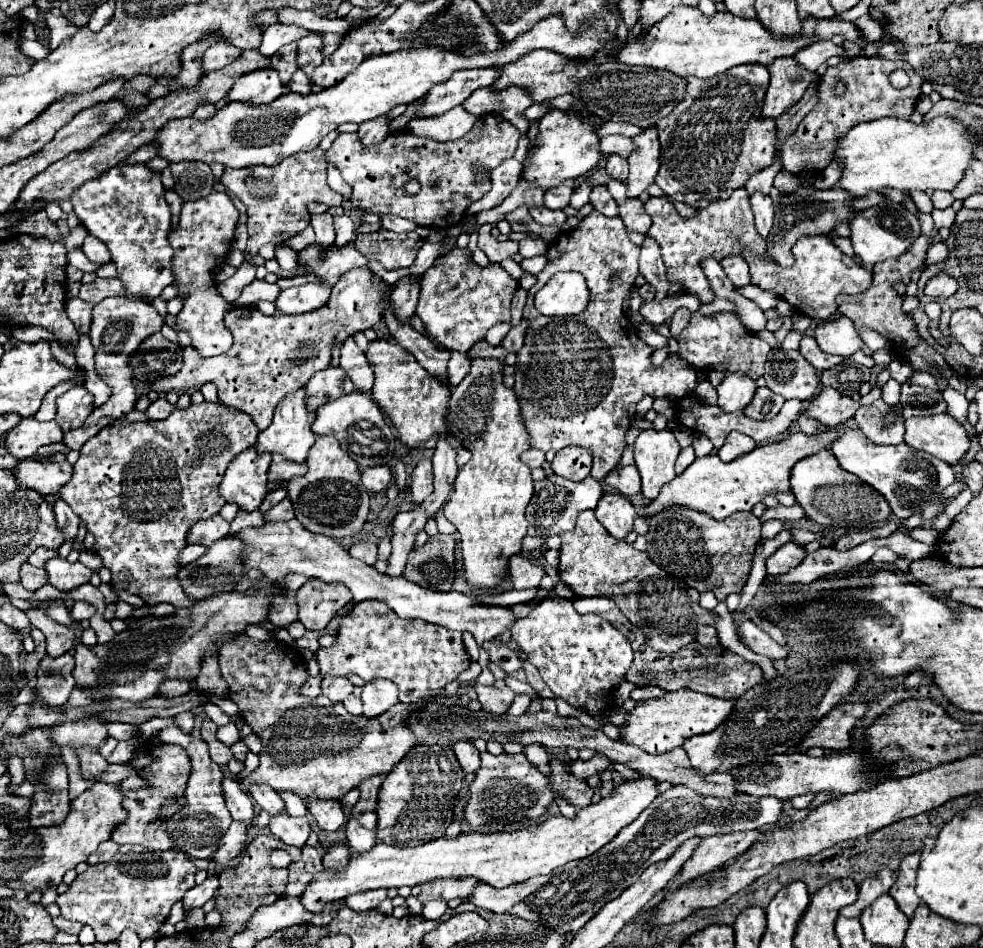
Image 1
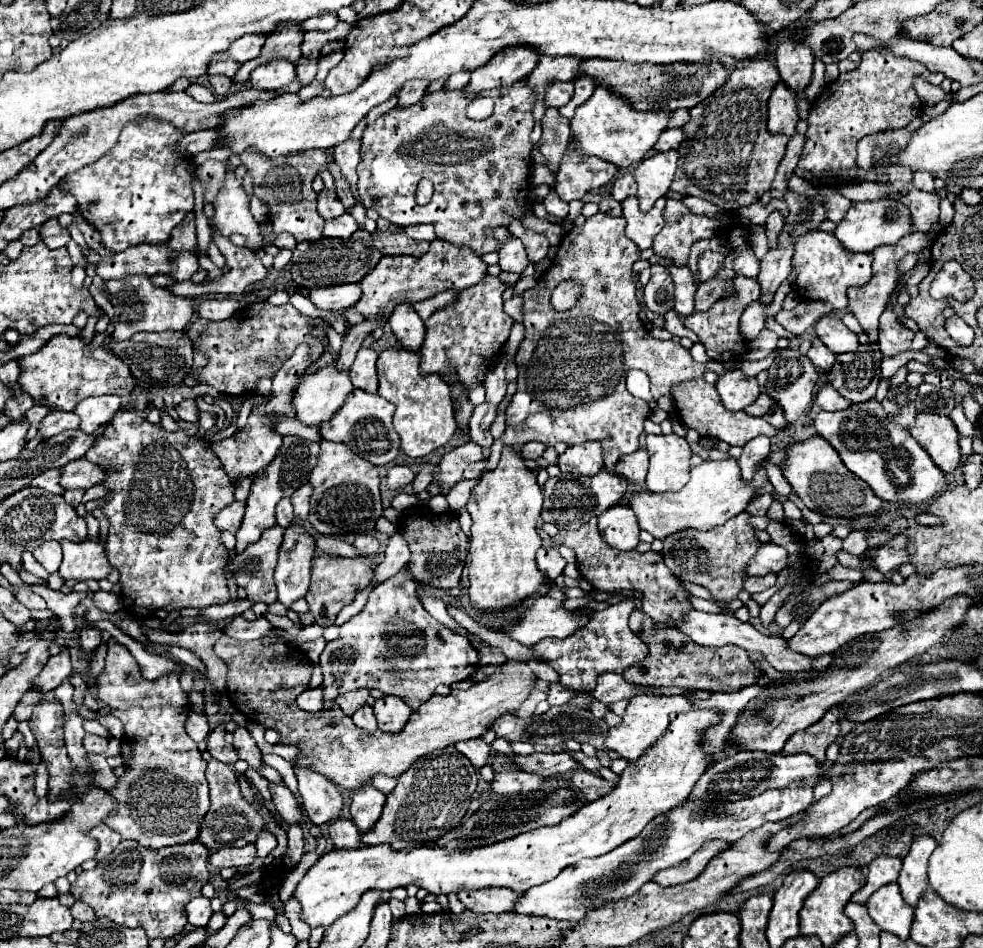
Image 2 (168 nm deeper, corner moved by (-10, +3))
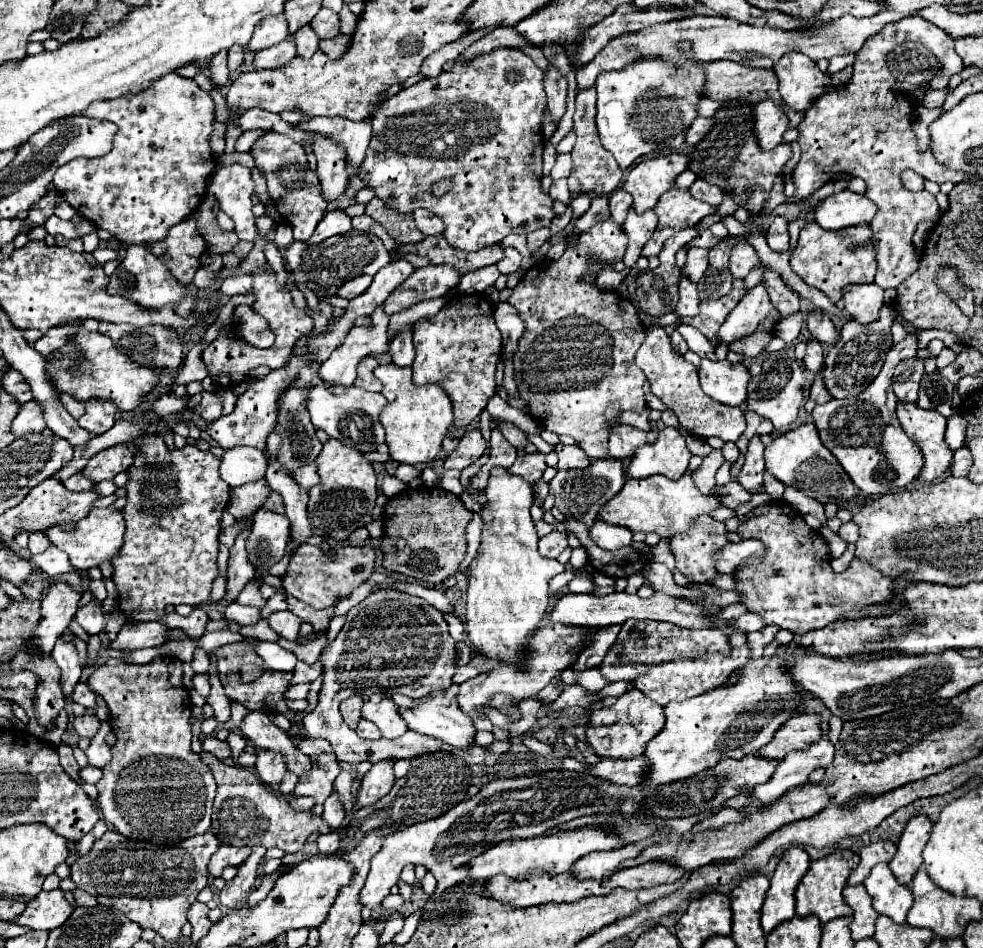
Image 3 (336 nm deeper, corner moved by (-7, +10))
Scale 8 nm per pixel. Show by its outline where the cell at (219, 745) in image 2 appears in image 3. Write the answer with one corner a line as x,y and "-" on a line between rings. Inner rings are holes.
208,736
208,738
202,742
202,750
204,750
204,752
210,752
210,754
216,756
218,760
226,760
226,758
230,758
230,754
232,754
228,742
222,742
222,740
214,738
214,736

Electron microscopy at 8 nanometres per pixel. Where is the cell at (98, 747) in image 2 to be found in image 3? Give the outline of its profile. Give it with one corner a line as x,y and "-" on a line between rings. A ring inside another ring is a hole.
86,710
82,716
76,716
76,718
74,718
72,726
74,726
74,730
78,732
80,738
82,738
82,736
94,738
94,734
96,734
98,728
100,728
100,720
98,720
98,716
96,716
94,712

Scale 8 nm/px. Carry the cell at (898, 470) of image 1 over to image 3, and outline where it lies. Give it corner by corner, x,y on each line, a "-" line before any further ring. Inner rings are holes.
920,330
908,332
902,342
892,346
882,372
862,394
848,400
830,400
812,410
814,426
822,444
836,456
854,486
868,496
882,496
904,488
912,484
922,470
922,452
896,420
896,396
892,392
892,372
902,358
916,356
918,332

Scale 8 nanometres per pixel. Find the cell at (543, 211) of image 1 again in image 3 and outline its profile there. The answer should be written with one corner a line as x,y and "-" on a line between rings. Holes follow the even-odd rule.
566,178
552,182
548,194
550,194
552,200
560,200
560,202
564,202
564,204
570,204
570,200
572,200
572,198
570,198
570,190
568,190
568,180
566,180

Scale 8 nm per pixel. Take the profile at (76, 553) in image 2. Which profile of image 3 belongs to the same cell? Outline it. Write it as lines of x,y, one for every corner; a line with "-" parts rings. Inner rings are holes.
114,506
108,508
94,508
86,518
78,524
70,526
52,526
44,530
46,538
60,550
64,550
70,558
70,564
76,570
88,570
92,566
100,566
100,562
110,560
124,544
124,514

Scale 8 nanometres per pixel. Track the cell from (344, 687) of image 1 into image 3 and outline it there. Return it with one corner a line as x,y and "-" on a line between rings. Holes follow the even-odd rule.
354,694
350,696
348,700
344,700
340,704
340,714
344,718
344,722
354,730
360,722
360,710
362,710
362,704
364,704
364,698
360,694

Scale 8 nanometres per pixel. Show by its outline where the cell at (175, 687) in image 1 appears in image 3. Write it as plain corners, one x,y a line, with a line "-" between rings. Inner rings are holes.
108,658
104,666
98,666
94,670
94,674
88,678
88,686
92,688
92,692
96,692
98,696
102,696
108,704
108,710
110,710
110,726
112,726
112,732
116,736
116,744
112,746
112,758
110,762
102,768
102,778
96,782
96,788
98,788
98,804
100,804
100,810
104,814
104,820
114,828
118,830
120,834
124,834
126,838
132,838
132,840
142,840
142,842
152,842
152,844
162,844
162,846
170,846
170,844
178,844
186,838
192,838
196,834
204,834
206,830
210,830
210,824
212,824
212,802
214,802
214,794
216,794
216,782
214,782
214,776
212,776
212,770
202,764
200,756
192,752
190,744
192,744
192,728
190,728
190,714
192,714
192,702
190,702
190,696
184,688
178,688
178,686
172,686
168,682
168,660
166,658
156,658
154,662
150,664
144,664
144,666
136,666
136,664
124,664
122,660
114,660
114,658

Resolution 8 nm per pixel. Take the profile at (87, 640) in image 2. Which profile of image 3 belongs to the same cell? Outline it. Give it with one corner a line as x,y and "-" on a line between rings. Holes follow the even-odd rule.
96,600
88,602
86,606
82,606
78,612
76,612
76,622
92,636
92,634
100,634
106,626
106,620
104,620
104,614
102,614
102,608

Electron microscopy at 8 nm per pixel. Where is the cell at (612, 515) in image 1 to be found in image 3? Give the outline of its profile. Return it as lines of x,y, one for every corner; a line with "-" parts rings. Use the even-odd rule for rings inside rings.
596,520
594,526
590,528
590,538
602,550
618,550
622,546
630,546
632,532
622,526
610,526
606,522

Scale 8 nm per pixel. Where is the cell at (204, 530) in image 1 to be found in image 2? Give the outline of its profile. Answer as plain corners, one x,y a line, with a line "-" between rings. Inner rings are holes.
233,503
233,505
229,505
229,507
225,507
225,509
221,509
219,513
217,513
217,517
215,517
215,527
219,529
219,531
229,531
229,533
237,533
237,529
239,529
239,525
241,525
241,517
243,517
243,513
245,513
245,507
243,507
245,503

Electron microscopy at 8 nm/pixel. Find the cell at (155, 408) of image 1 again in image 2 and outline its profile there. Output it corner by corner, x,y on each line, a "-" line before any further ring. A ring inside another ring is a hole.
185,399
173,407
183,421
197,421
197,405
193,399

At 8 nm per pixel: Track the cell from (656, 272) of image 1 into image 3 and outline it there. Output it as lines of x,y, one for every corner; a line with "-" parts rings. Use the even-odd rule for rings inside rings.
682,276
680,280
680,302
676,306
676,314
678,318
684,318
684,316
696,316
698,314
698,290
696,290
696,284
692,284
688,278

